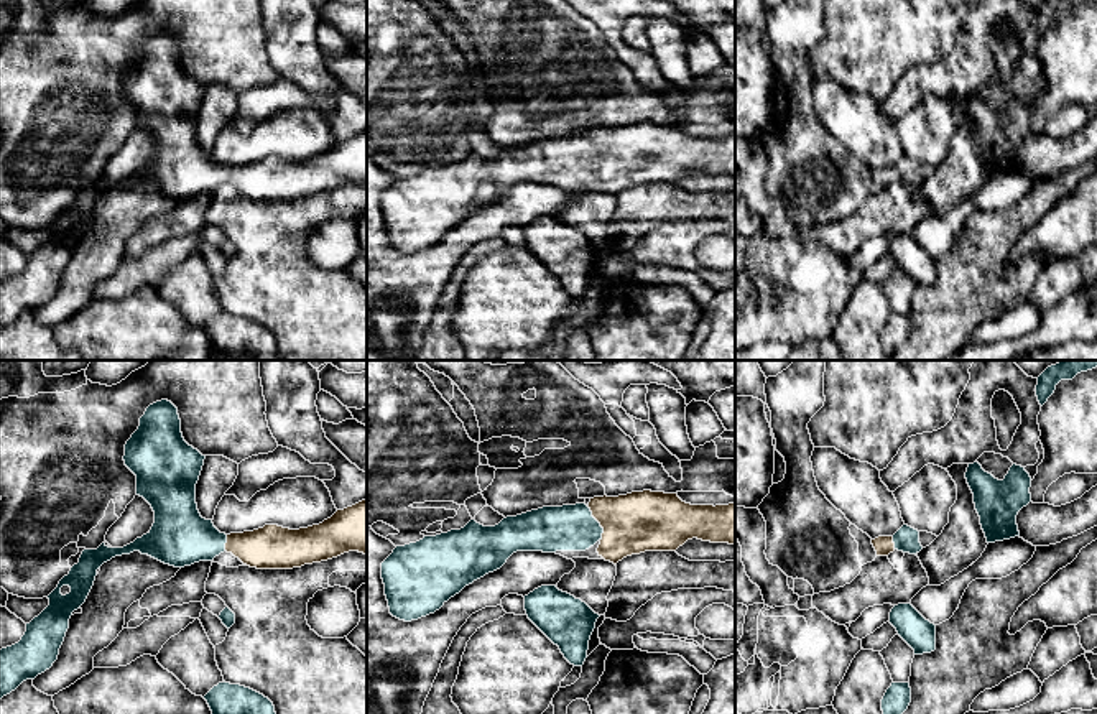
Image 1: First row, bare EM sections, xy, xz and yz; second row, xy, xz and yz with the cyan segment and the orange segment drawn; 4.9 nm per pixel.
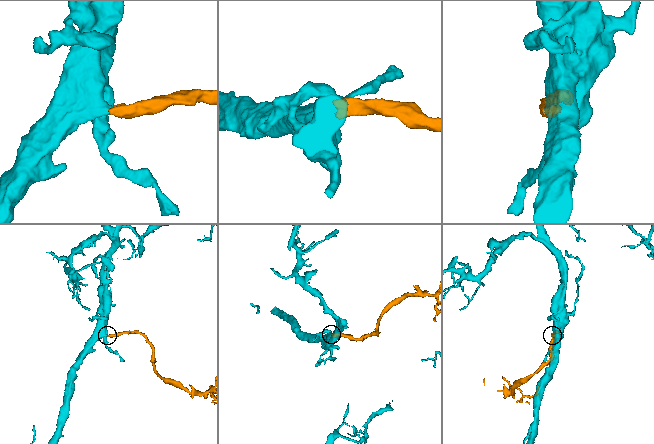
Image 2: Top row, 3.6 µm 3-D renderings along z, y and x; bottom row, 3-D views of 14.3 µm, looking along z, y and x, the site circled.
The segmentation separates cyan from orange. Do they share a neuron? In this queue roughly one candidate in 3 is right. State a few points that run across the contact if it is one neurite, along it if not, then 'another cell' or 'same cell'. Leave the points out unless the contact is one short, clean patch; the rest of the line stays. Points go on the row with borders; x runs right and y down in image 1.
line xz (571, 527), (599, 523), (638, 522); same cell

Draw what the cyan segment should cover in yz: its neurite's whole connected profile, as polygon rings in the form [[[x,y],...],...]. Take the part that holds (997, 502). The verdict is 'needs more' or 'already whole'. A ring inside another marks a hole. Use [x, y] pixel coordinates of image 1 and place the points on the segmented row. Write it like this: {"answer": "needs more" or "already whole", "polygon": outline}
{"answer": "already whole", "polygon": [[[974,462],[969,464],[965,479],[974,494],[987,543],[1020,536],[1016,515],[1031,502],[1031,477],[1025,467],[1013,464],[1005,479],[998,480]]]}

